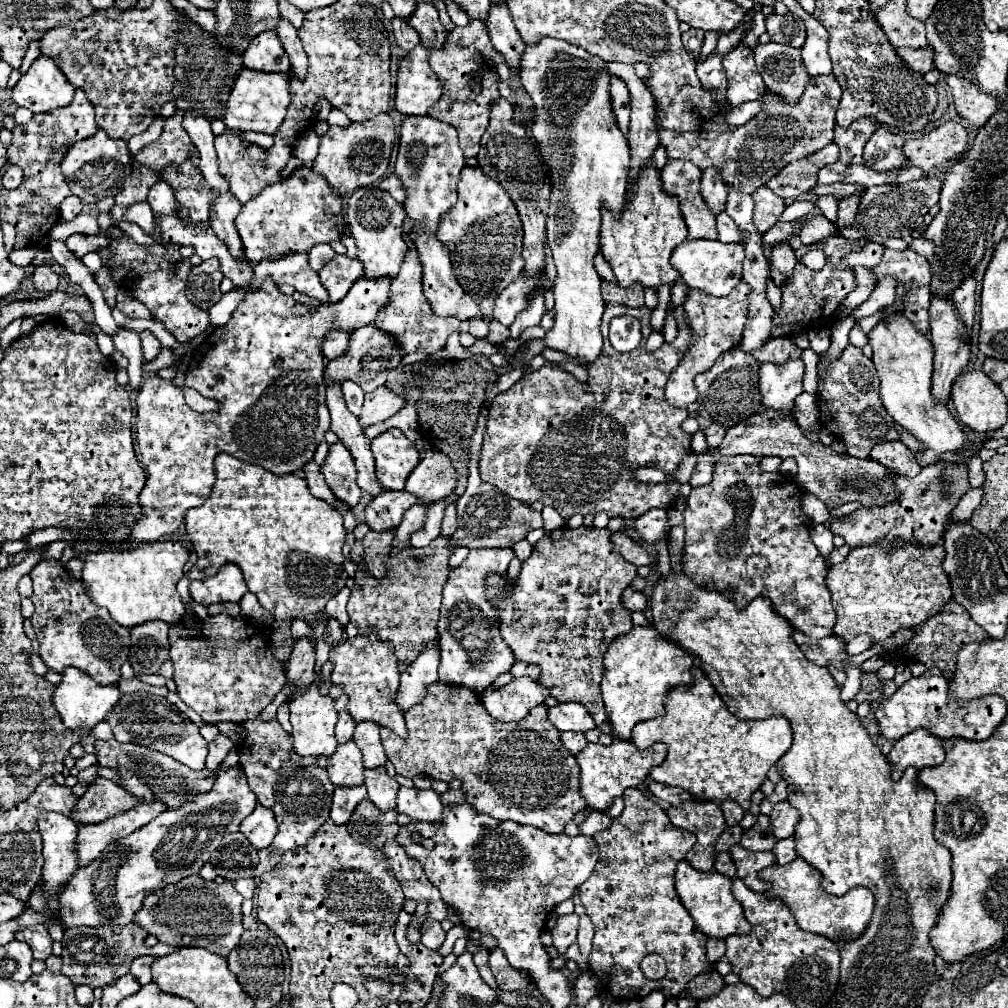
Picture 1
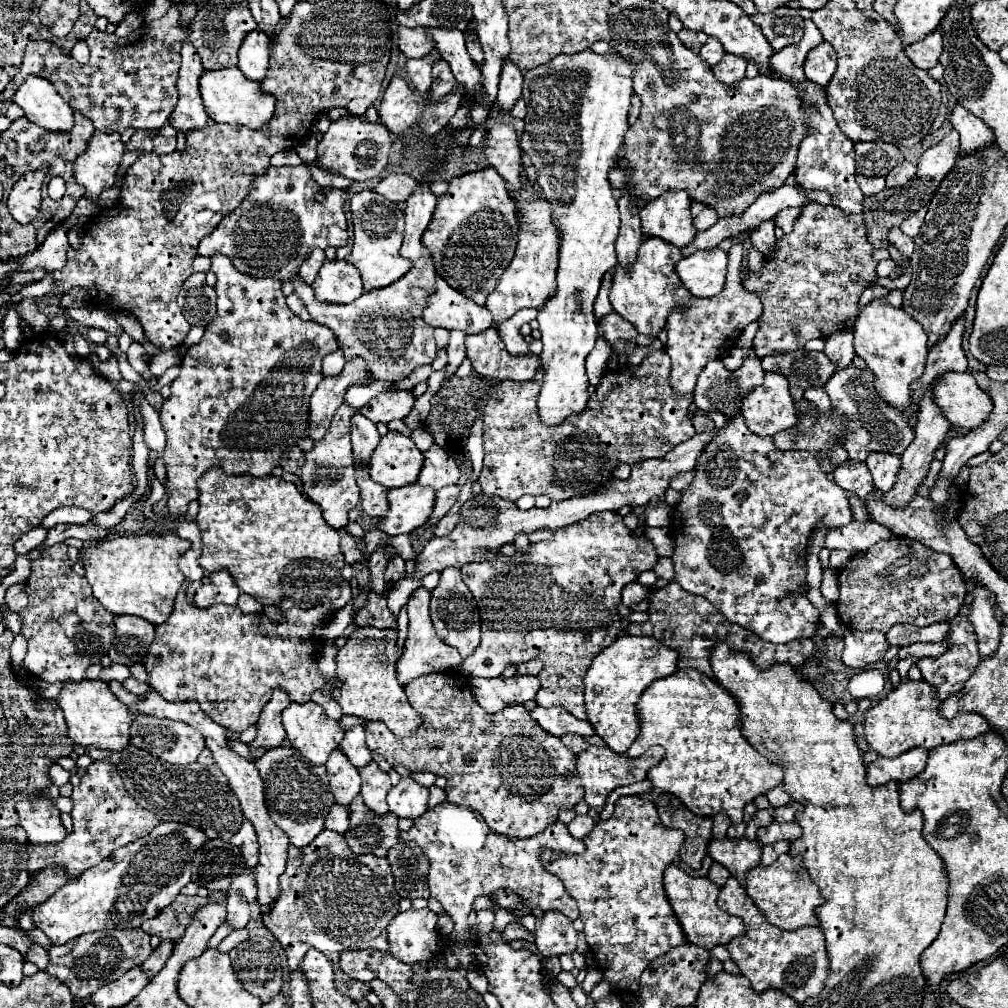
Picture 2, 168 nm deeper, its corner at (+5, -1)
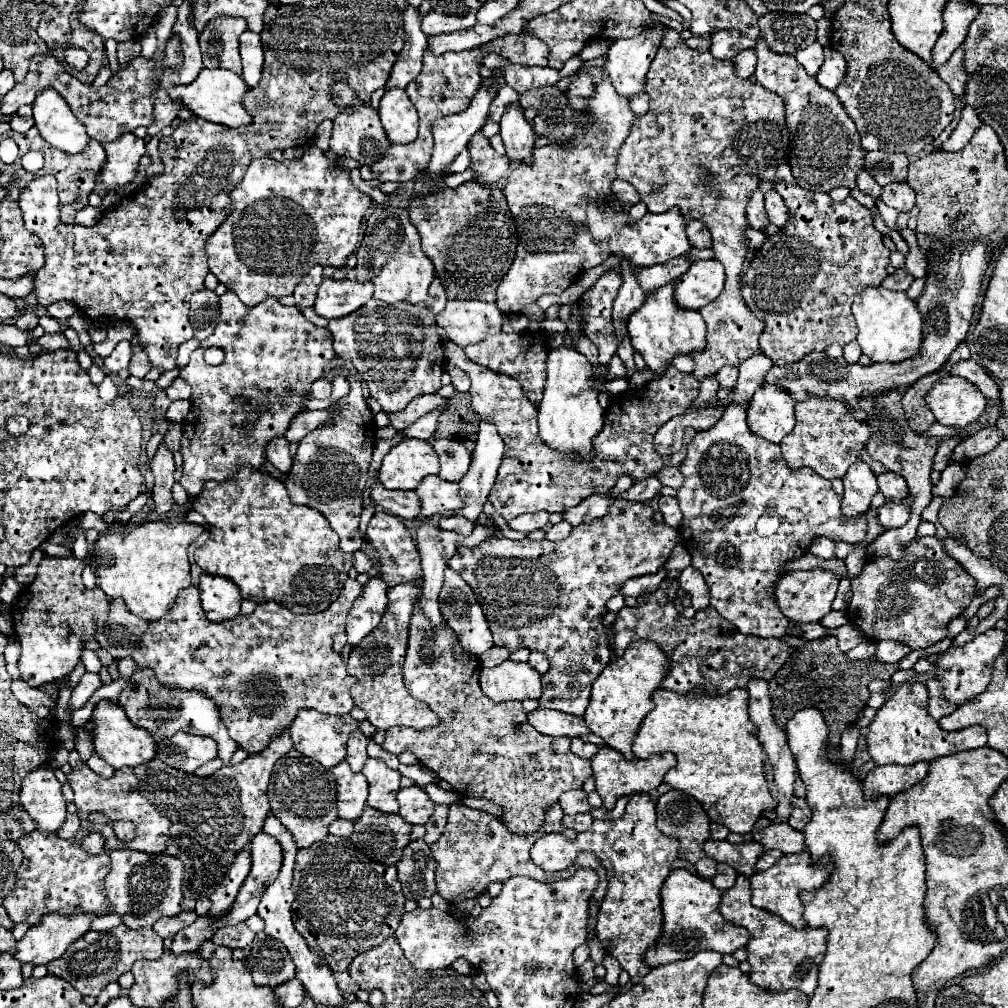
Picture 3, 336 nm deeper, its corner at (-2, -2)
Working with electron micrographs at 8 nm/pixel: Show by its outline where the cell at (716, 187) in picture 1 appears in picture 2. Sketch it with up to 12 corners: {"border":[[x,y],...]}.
{"border":[[701,201],[691,203],[697,231],[719,219],[717,211]]}

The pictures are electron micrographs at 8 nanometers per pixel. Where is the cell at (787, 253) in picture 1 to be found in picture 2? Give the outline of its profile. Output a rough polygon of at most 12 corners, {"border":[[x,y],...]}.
{"border":[[767,219],[753,229],[751,243],[767,259],[775,251],[775,221]]}

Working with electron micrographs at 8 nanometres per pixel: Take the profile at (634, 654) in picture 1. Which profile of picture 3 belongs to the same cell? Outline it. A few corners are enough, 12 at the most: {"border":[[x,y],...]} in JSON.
{"border":[[642,642],[594,680],[584,720],[610,748],[632,742],[666,672]]}

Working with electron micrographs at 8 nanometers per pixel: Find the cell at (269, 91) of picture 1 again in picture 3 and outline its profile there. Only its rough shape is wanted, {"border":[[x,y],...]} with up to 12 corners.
{"border":[[202,68],[168,96],[198,118],[238,128],[252,116],[240,104],[238,74]]}

